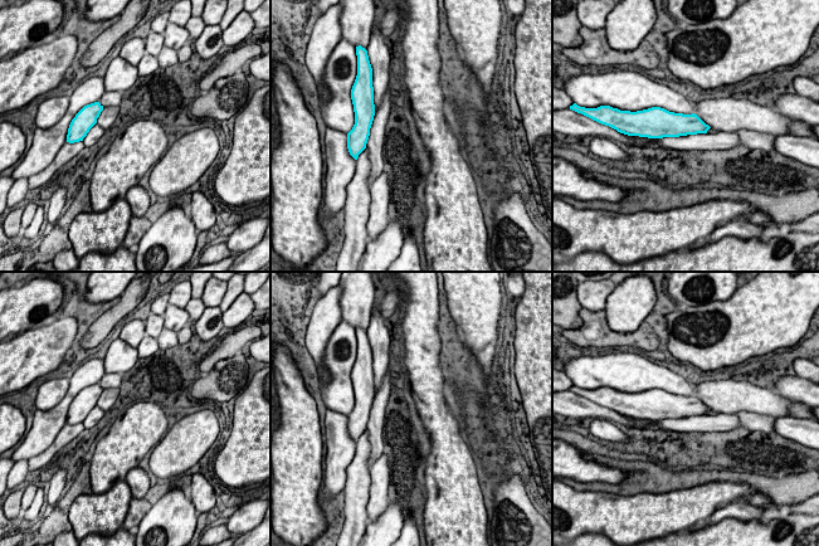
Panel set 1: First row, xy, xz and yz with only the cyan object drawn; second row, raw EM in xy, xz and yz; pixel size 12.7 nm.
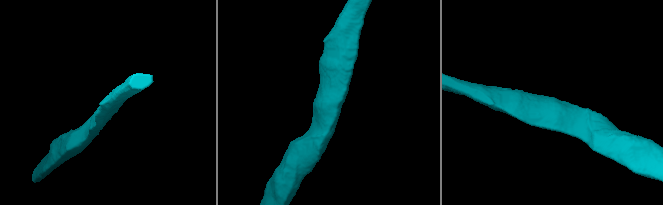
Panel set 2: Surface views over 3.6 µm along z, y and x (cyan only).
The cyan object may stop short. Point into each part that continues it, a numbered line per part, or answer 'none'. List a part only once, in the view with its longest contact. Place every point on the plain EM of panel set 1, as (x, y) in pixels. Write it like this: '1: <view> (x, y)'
none

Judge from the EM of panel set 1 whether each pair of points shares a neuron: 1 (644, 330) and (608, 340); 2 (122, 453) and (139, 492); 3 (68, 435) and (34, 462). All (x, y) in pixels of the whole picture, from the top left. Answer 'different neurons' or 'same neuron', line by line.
1: same neuron
2: different neurons
3: same neuron

